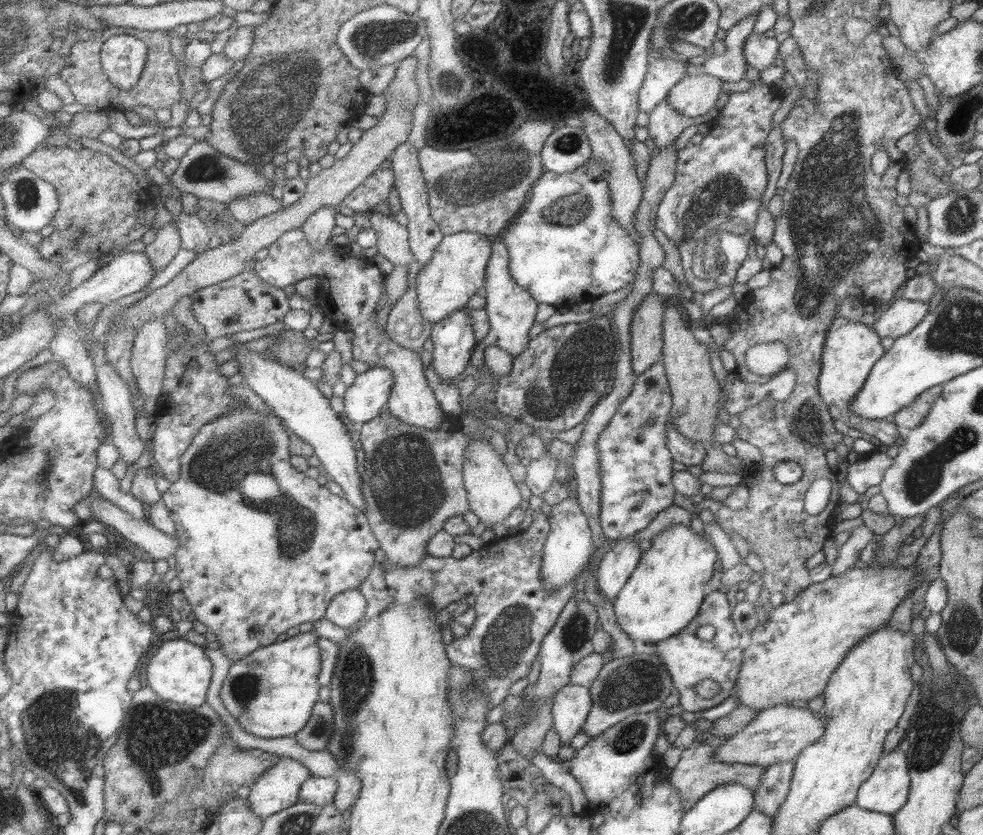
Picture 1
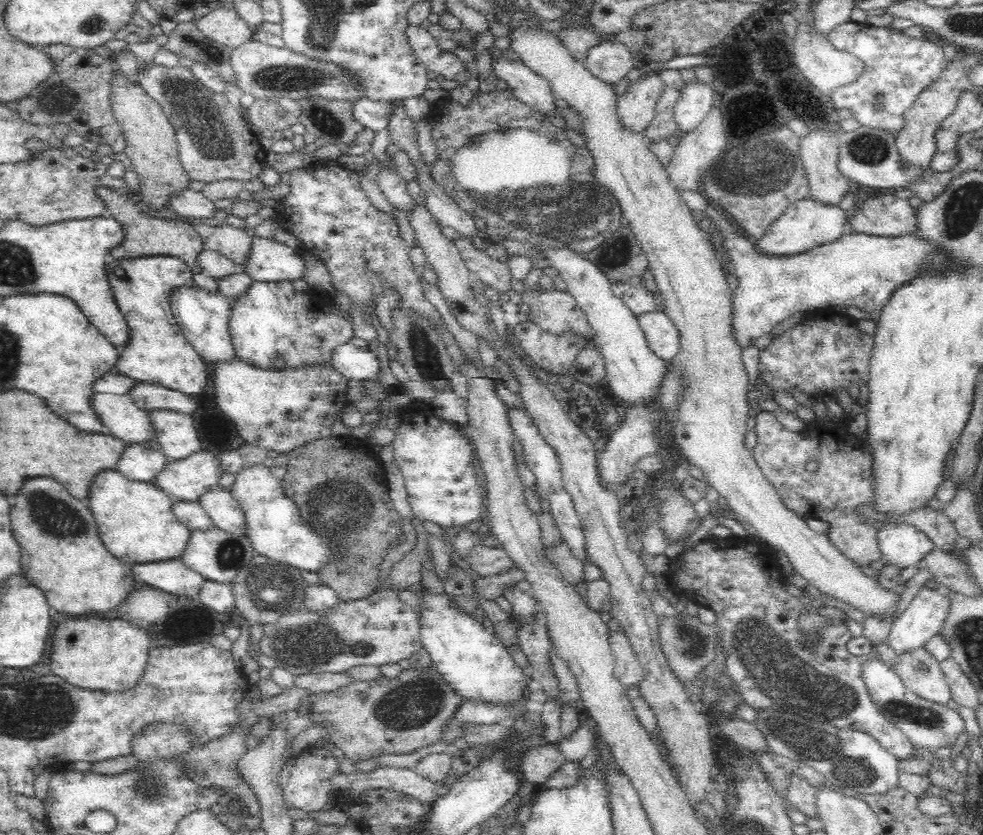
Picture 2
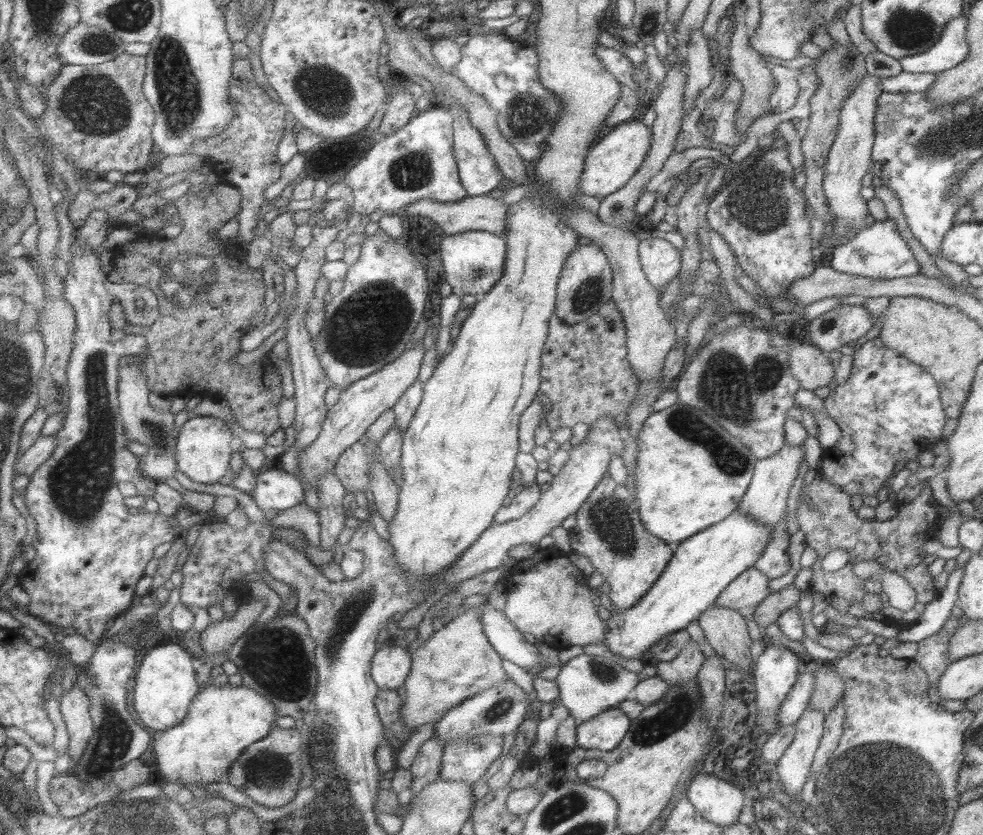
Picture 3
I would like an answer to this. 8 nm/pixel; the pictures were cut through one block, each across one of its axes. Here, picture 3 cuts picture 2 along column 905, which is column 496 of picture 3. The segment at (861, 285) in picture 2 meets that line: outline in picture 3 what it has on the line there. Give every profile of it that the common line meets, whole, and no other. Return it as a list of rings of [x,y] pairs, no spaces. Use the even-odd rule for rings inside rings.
[[[468,231],[447,235],[442,240],[440,251],[446,271],[446,281],[453,292],[484,297],[493,290],[505,275],[508,248],[505,236],[498,236],[491,232]]]

